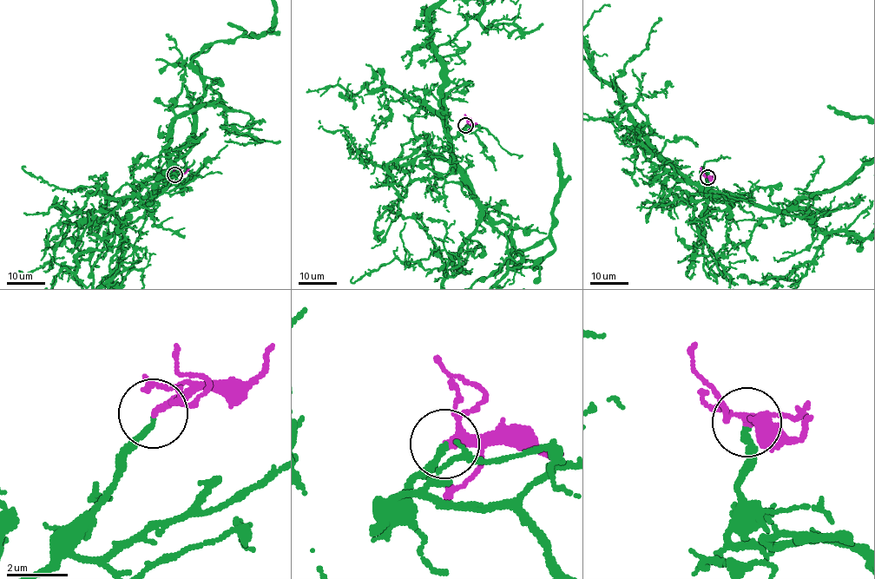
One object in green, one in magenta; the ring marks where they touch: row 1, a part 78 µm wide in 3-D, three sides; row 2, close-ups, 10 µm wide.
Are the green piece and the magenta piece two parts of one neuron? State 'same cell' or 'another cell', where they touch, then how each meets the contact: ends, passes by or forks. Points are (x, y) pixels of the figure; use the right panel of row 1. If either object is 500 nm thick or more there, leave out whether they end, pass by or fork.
same cell | (707, 177) | green ends | magenta passes by

